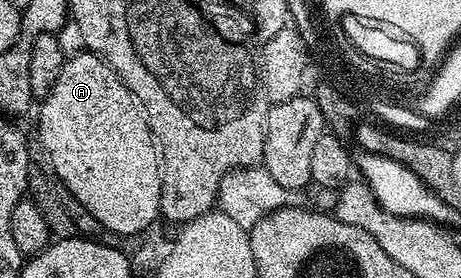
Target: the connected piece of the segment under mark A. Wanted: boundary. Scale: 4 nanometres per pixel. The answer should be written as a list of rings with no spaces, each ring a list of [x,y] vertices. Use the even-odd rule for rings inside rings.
[[[81,50],[76,55],[67,58],[66,63],[60,69],[60,77],[56,77],[56,85],[46,94],[45,99],[41,100],[38,111],[38,135],[40,145],[46,151],[50,164],[54,167],[54,172],[58,174],[66,183],[66,188],[73,193],[76,201],[100,221],[109,231],[114,231],[118,235],[142,235],[157,220],[160,215],[160,193],[162,192],[162,169],[160,166],[160,152],[155,144],[154,136],[150,134],[150,124],[139,104],[136,102],[129,89],[122,84],[122,79],[117,73],[108,66],[99,55],[93,55],[88,50]],[[138,135],[144,135],[142,143],[137,143]]]

